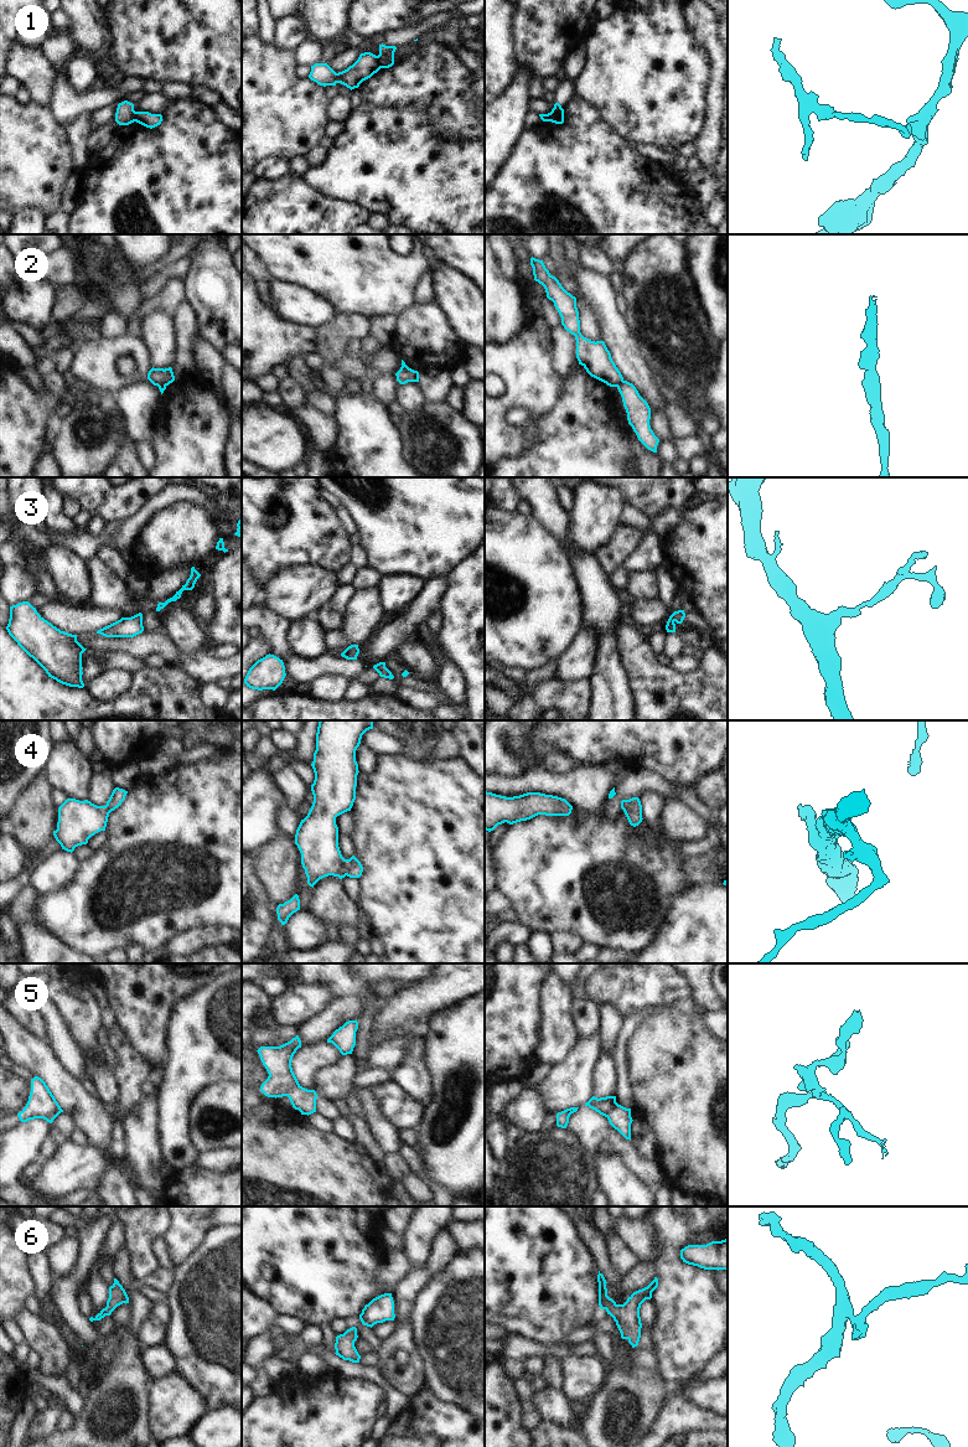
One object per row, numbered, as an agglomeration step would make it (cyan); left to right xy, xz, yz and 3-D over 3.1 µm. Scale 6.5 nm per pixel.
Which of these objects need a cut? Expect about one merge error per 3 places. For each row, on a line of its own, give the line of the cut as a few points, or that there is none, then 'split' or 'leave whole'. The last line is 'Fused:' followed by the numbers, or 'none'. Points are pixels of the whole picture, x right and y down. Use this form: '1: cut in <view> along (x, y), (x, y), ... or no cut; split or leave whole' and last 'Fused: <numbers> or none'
1: cut in yz along (552, 110), (557, 115), (555, 123); split
2: cut in yz along (622, 380), (616, 386); split
3: no cut; leave whole
4: no cut; leave whole
5: cut in xy along (60, 1107), (45, 1119); split
6: no cut; leave whole
Fused: 1, 2, 5

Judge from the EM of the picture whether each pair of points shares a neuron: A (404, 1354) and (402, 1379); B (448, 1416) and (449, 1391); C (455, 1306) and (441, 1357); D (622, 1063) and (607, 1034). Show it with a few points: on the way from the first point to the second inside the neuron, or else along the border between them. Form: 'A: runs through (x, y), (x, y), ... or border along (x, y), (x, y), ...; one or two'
A: runs through (404, 1360), (404, 1373); one
B: border along (425, 1386), (436, 1399), (457, 1404), (471, 1412); two
C: runs through (455, 1318), (454, 1344); one
D: border along (624, 1019), (612, 1052); two

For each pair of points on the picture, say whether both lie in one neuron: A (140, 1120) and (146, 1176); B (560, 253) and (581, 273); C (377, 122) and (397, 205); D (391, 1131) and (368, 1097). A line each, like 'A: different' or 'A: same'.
A: same
B: different
C: same
D: same

